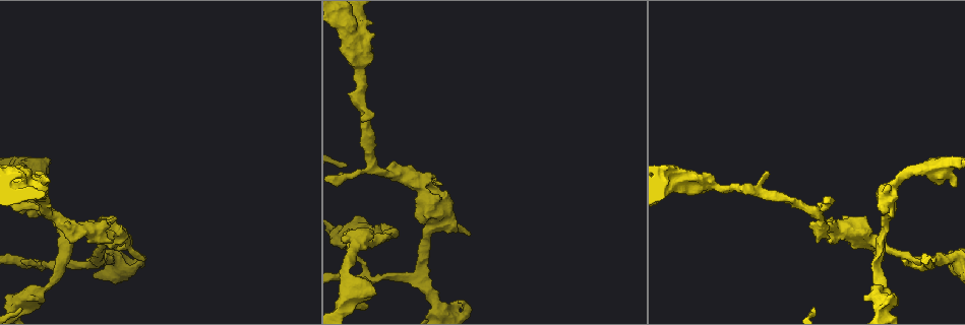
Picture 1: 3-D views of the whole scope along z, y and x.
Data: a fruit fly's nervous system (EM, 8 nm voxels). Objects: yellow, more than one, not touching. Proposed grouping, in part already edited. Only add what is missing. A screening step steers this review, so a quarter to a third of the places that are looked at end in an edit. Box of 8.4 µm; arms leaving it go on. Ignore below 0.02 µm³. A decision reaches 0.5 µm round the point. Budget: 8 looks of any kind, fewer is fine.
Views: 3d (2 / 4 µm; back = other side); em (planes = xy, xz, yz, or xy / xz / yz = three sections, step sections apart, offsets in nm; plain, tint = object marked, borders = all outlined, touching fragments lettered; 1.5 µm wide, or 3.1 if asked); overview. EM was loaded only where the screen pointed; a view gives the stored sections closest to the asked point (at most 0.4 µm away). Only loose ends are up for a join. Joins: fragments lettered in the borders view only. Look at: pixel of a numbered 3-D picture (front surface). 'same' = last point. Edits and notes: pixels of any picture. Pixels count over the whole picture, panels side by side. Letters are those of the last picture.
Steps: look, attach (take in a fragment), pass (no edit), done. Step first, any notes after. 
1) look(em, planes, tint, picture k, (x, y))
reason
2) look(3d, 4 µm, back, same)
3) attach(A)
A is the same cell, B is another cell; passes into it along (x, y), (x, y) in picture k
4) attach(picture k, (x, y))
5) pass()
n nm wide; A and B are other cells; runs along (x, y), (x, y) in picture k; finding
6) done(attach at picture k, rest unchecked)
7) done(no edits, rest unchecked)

look(3d, 4 µm, picture 1, (20, 260))
free end

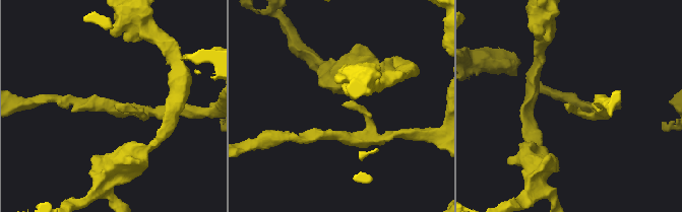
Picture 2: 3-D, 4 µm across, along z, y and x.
look(em, planes, plain, picture 2, (114, 104))
now the EM

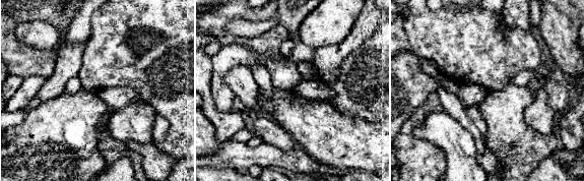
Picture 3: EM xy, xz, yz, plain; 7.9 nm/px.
look(em, planes, borders, same)
what lies round it

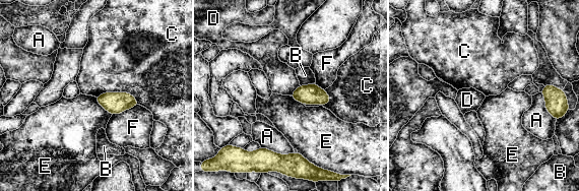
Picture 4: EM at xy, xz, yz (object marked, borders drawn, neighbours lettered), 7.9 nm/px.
pass()
A, B, C, D, E and F are other cells; border along (95, 97), (129, 92), (139, 104) in picture 4; no lettered fragment goes on from it

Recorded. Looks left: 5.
look(em, xy, step 4, tint, picture 1, (949, 251))
an open end

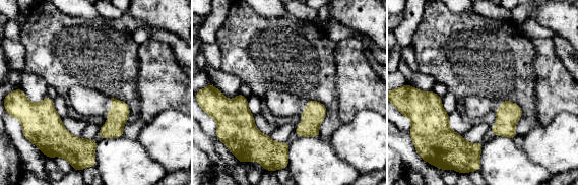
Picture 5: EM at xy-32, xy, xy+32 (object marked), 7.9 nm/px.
look(em, planes, borders, same)

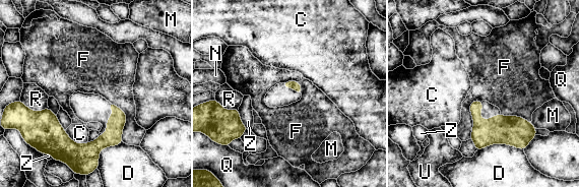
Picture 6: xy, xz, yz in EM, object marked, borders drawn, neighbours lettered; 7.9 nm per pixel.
pass()
D touches over 320 nm; C, D, F, M, N, Q, R, U and Z are other cells; border along (481, 100), (469, 107), (469, 138) in picture 6; none of them fits

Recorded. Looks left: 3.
look(em, xz, step 4, tint, picture 1, (111, 239))
an open end

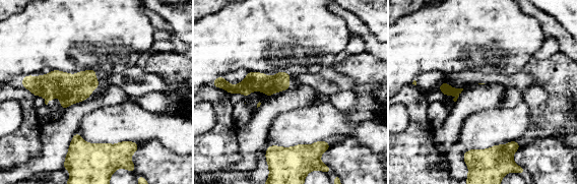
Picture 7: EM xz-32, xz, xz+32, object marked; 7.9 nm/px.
look(em, planes, borders, same)

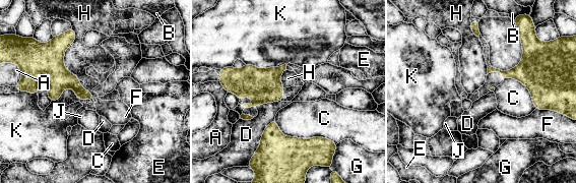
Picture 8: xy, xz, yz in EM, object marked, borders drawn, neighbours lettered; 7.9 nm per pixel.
pass()
C touches over 550 nm; A, B, C, D, E, F, G, H, J and K are other cells; no lettered fragment goes on from it

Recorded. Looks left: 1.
done(no edits, rest unchecked)

